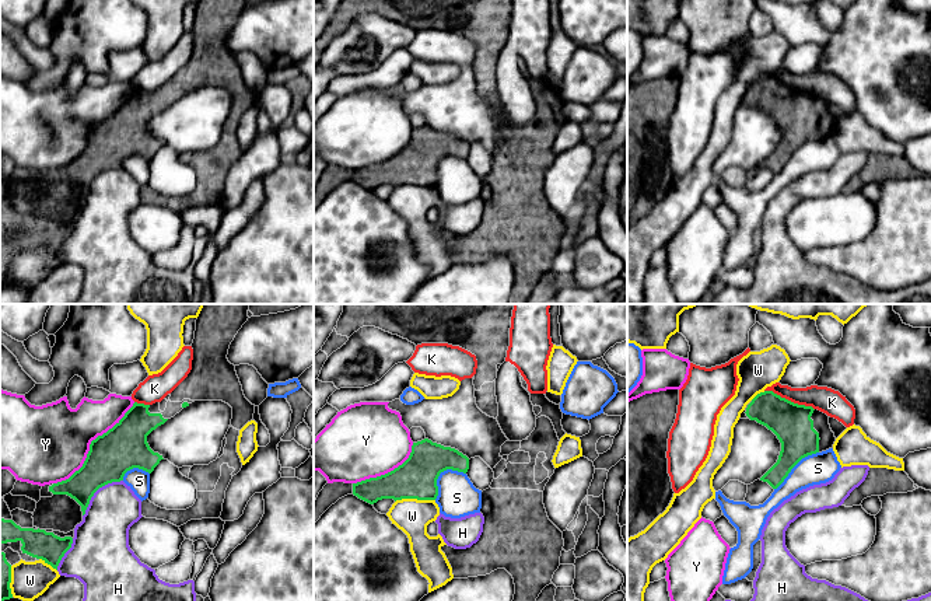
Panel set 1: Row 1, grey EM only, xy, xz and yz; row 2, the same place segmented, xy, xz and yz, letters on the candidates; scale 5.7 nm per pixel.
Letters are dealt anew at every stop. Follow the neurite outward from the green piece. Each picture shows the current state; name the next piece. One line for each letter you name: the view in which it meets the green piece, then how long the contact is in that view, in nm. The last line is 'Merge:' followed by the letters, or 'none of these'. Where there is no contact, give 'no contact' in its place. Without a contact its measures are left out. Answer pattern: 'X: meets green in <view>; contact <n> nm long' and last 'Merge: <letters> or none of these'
Merge: none of these

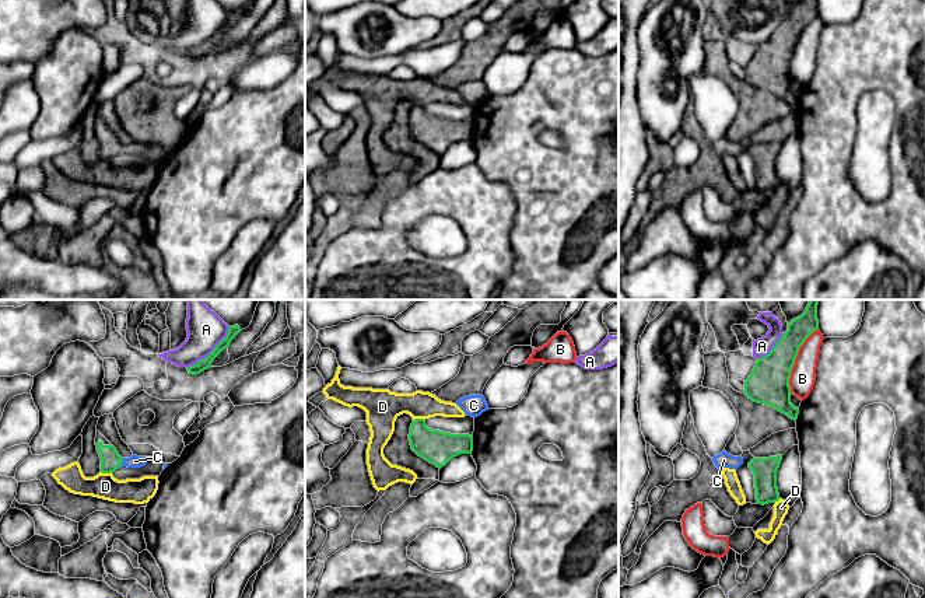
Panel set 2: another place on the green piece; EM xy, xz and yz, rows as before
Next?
C: meets green in xy; contact 60 nm long
Merge: C

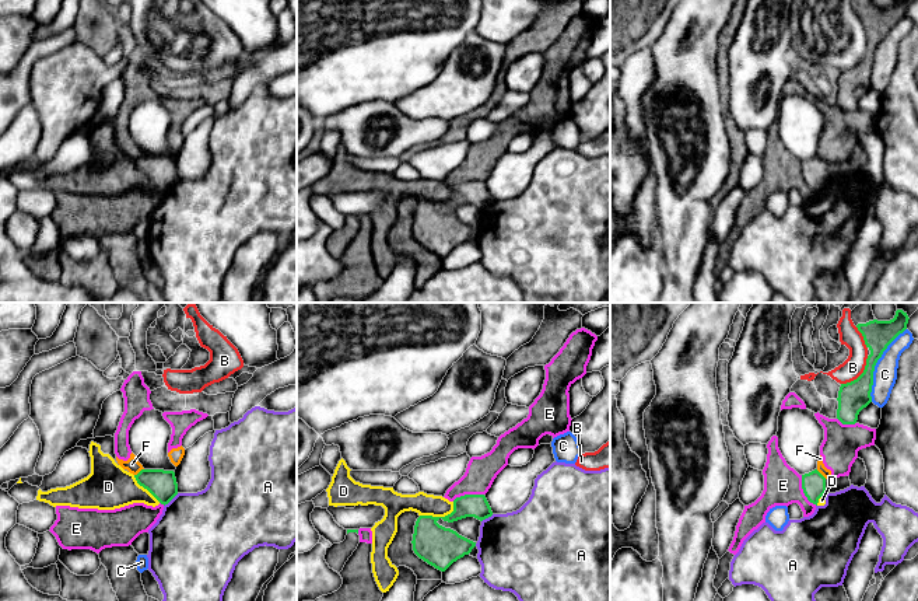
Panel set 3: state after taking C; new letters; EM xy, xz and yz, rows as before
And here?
Merge: none of these

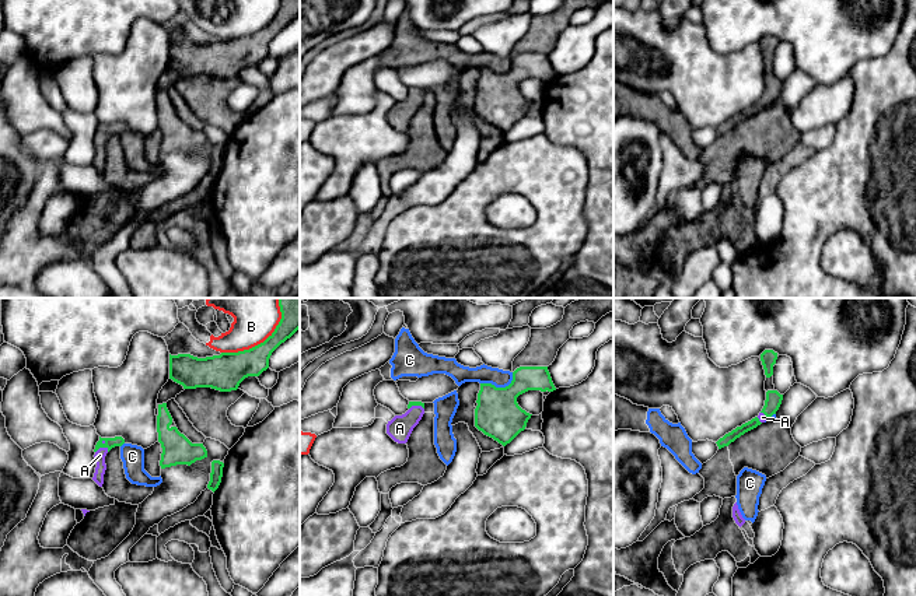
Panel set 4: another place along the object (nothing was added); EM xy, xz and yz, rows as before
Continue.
A: meets green in xy; contact 80 nm long
Merge: A

